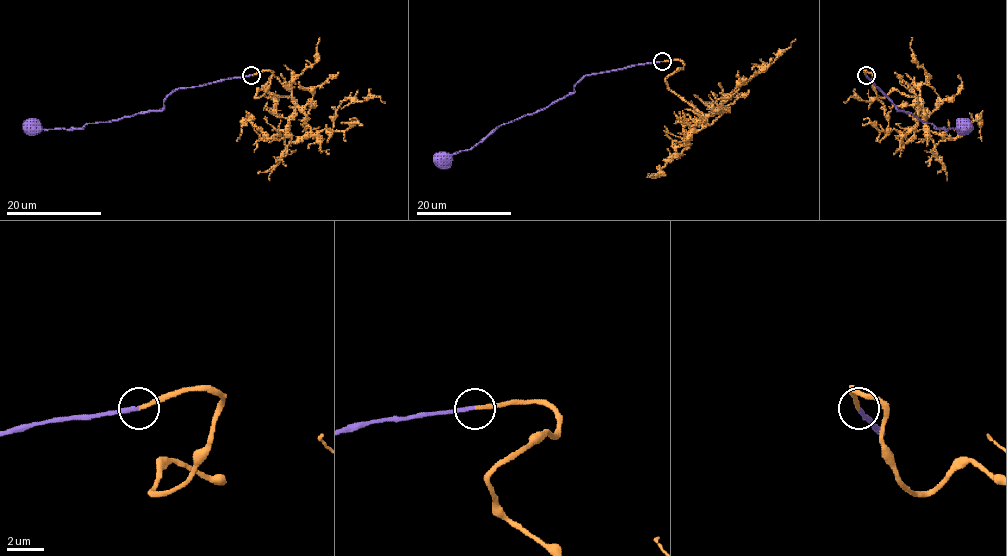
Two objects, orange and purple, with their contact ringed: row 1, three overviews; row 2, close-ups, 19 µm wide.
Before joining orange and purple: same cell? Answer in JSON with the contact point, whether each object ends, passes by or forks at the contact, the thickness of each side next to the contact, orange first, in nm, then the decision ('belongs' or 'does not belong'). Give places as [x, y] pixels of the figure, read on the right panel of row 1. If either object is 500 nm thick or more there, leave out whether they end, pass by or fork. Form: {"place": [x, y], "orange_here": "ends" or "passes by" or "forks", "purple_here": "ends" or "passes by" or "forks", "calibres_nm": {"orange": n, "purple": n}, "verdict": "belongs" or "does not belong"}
{"place": [866, 75], "orange_here": "ends", "purple_here": "ends", "calibres_nm": {"orange": 220, "purple": 240}, "verdict": "belongs"}

